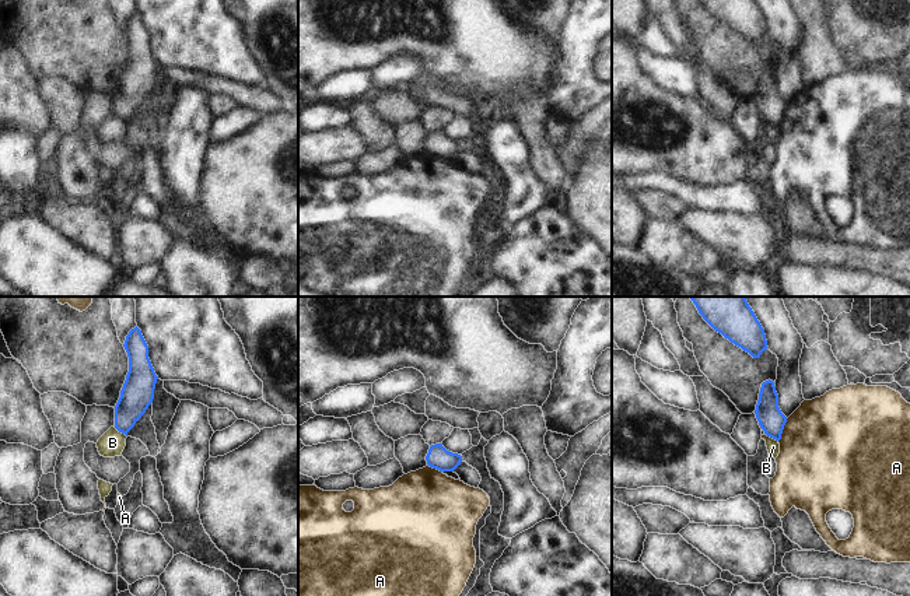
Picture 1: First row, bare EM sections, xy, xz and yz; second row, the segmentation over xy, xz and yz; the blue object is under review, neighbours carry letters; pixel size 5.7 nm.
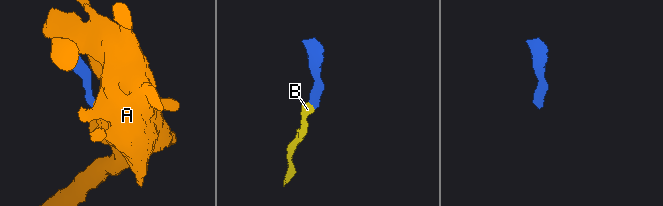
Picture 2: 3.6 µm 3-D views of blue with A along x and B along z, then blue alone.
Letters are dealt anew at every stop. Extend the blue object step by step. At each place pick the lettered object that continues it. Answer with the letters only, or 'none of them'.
none of them

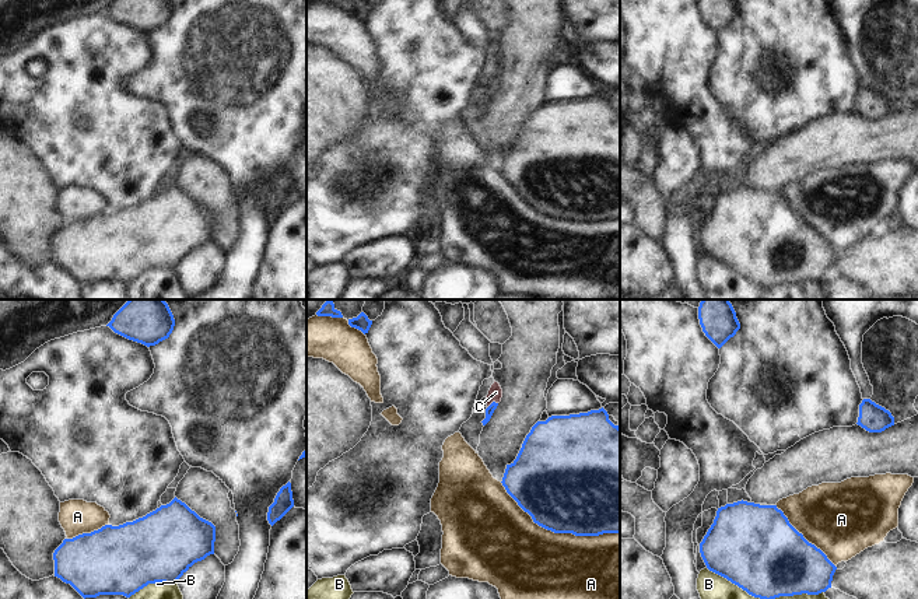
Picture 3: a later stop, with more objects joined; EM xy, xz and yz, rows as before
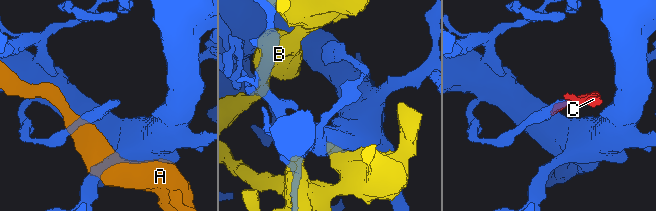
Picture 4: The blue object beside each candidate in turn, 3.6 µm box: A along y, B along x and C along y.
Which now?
C

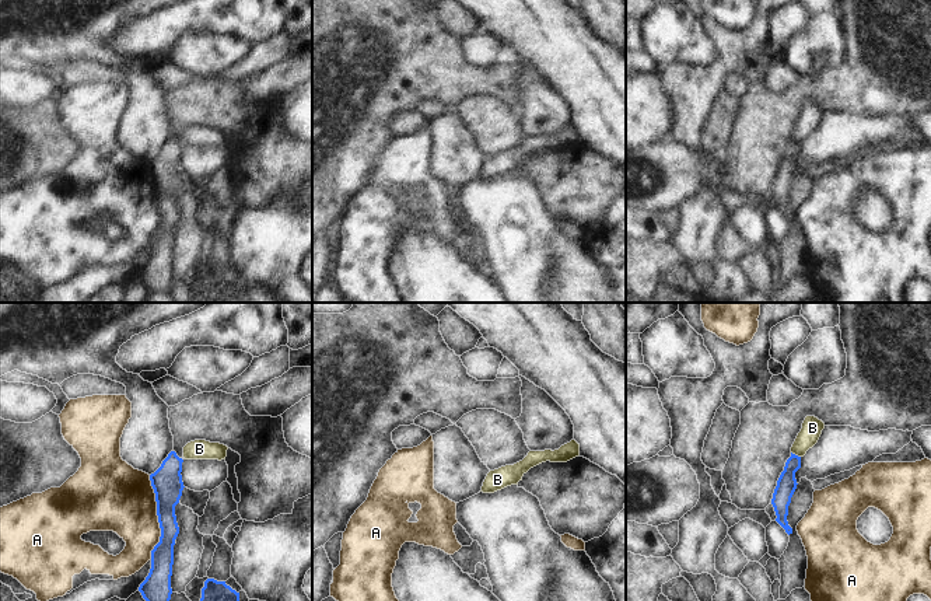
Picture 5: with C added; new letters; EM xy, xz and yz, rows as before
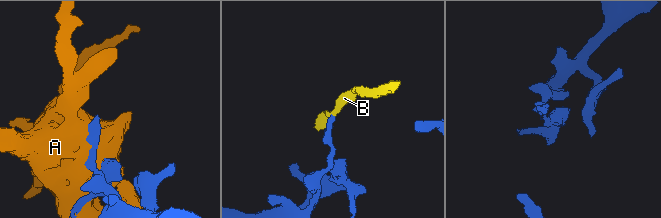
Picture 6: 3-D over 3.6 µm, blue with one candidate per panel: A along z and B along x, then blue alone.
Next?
none of them

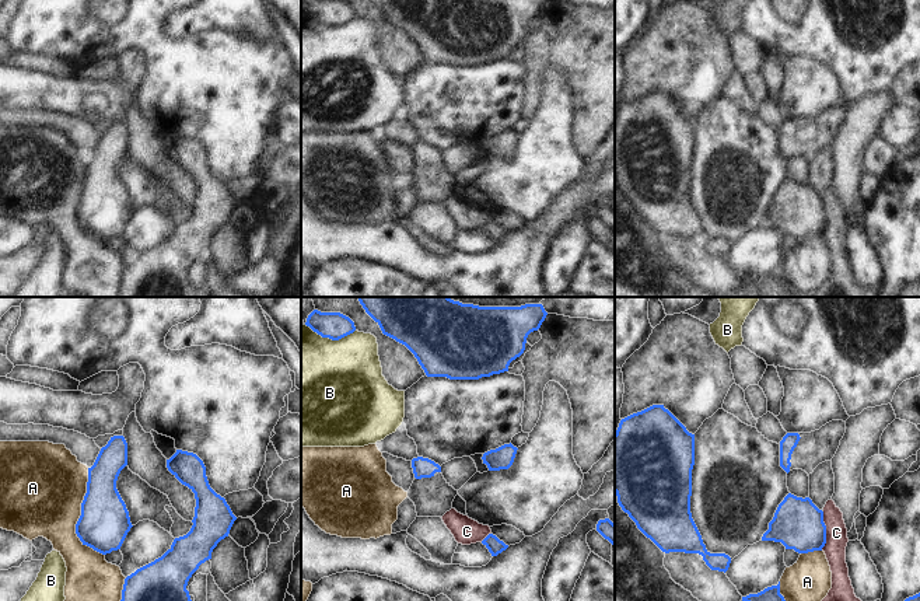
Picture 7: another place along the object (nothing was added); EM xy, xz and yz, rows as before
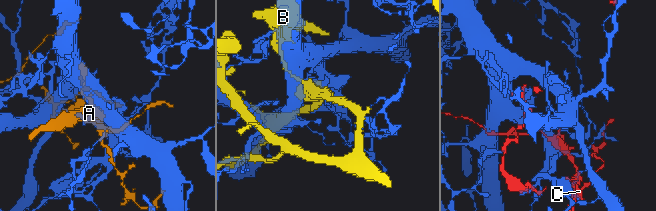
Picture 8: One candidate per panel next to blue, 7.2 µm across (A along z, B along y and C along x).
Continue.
none of them

